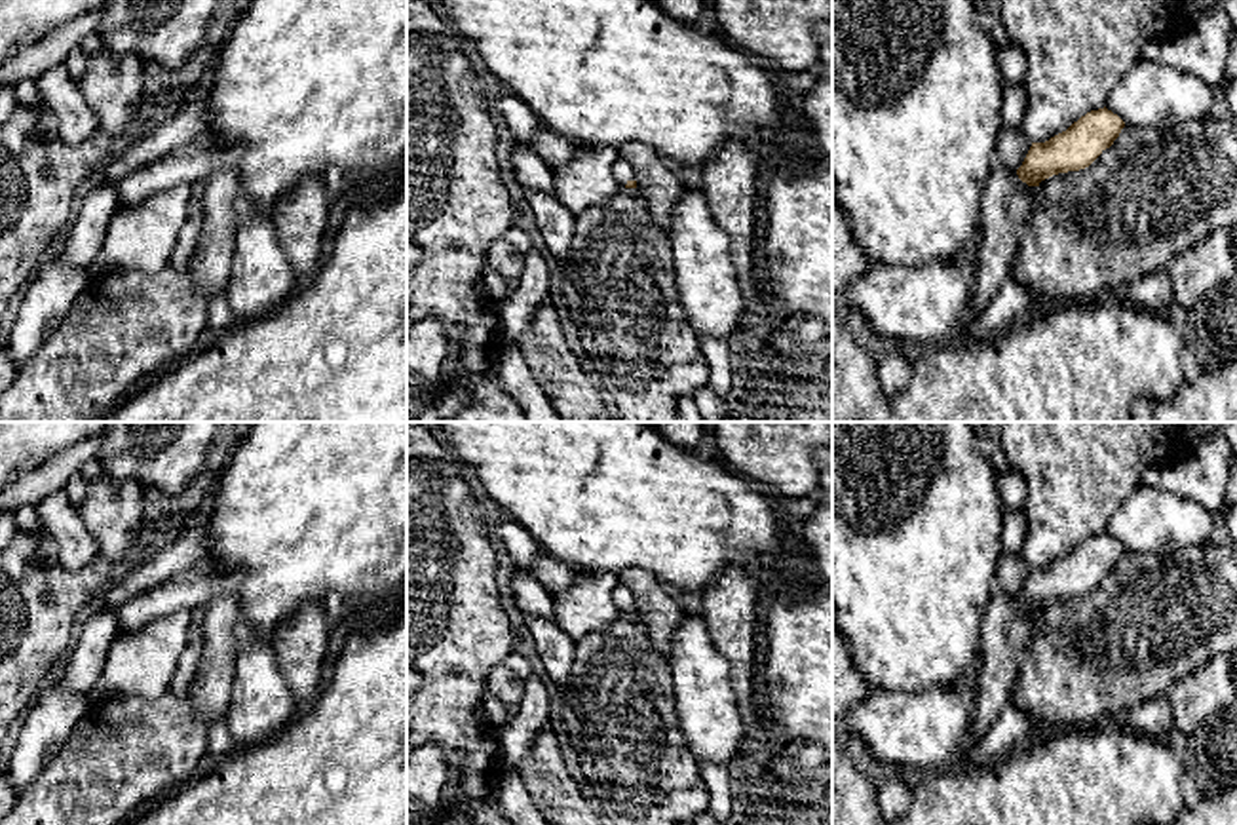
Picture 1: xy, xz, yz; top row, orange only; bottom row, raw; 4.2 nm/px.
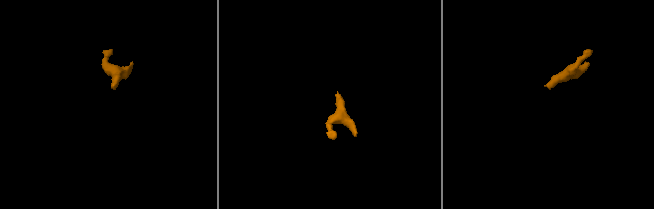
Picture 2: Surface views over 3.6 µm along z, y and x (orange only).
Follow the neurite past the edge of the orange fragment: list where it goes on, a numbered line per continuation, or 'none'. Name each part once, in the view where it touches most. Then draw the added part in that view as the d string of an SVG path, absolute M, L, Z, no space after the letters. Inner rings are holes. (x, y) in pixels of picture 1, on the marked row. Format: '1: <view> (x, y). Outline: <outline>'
1: xz (624, 172). Outline: M621 156L616 160L612 171L621 188L625 188L629 181L637 181L635 167Z

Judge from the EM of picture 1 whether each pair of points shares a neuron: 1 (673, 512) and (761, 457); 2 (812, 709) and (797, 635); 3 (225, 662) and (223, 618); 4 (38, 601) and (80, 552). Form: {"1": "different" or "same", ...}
{"1": "different", "2": "same", "3": "same", "4": "different"}

